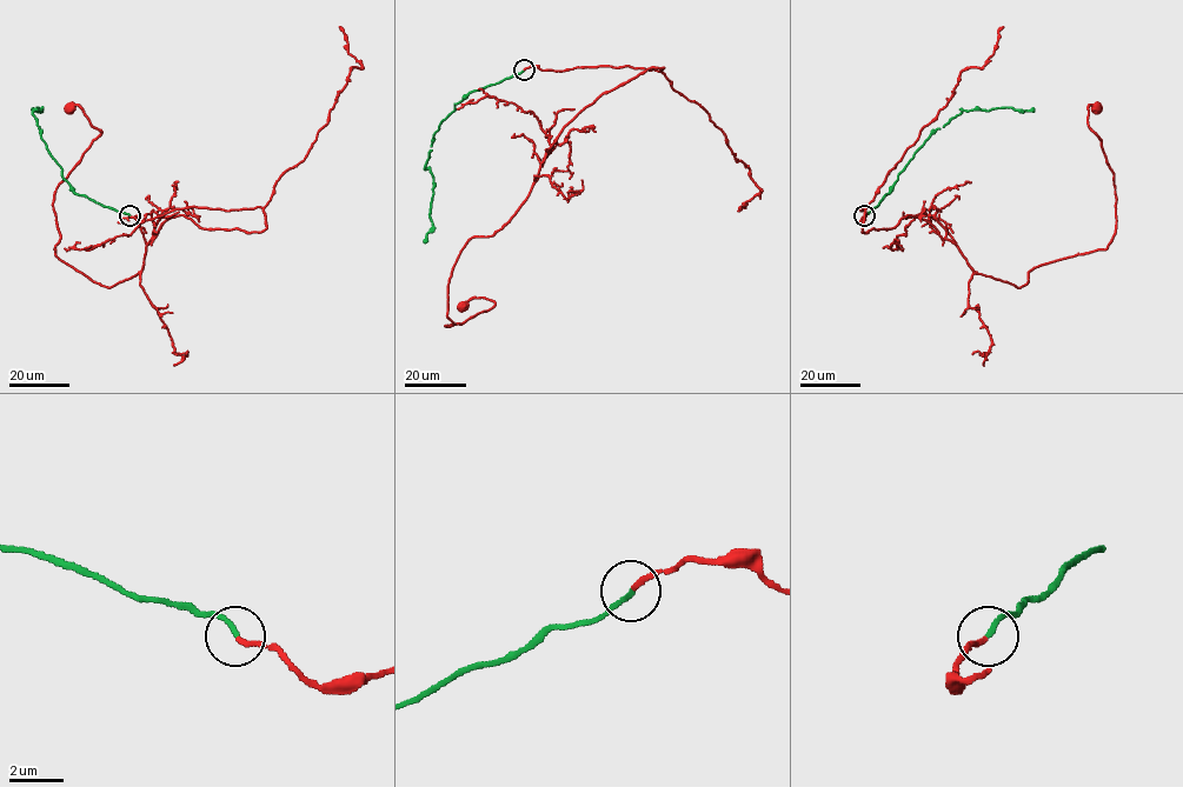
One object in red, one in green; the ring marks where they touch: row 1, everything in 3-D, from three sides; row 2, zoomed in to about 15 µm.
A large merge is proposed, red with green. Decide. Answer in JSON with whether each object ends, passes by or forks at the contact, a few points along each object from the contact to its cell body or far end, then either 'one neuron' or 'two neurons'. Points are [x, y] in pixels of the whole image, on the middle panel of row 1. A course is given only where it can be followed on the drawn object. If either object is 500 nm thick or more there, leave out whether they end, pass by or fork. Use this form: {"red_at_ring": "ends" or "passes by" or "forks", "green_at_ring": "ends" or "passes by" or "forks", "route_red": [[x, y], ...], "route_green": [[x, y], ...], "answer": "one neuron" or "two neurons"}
{"red_at_ring": "ends", "green_at_ring": "ends", "route_red": [[524, 69], [663, 67], [603, 93], [567, 124], [513, 217], [462, 251], [445, 326], [496, 304], [463, 304]], "route_green": [[524, 69], [471, 92], [454, 104], [433, 134], [424, 166], [433, 180], [433, 228], [424, 242]], "answer": "one neuron"}

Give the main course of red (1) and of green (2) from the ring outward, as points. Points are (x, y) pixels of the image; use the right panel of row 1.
1: (864, 217), (862, 232), (917, 217), (977, 273), (1017, 287), (1107, 248), (1115, 188), (1094, 107)
2: (864, 217), (891, 191), (928, 138), (961, 109), (1034, 109)

